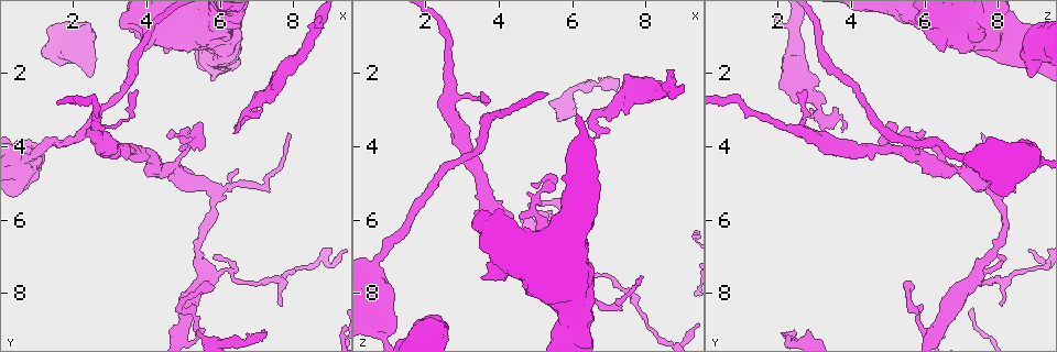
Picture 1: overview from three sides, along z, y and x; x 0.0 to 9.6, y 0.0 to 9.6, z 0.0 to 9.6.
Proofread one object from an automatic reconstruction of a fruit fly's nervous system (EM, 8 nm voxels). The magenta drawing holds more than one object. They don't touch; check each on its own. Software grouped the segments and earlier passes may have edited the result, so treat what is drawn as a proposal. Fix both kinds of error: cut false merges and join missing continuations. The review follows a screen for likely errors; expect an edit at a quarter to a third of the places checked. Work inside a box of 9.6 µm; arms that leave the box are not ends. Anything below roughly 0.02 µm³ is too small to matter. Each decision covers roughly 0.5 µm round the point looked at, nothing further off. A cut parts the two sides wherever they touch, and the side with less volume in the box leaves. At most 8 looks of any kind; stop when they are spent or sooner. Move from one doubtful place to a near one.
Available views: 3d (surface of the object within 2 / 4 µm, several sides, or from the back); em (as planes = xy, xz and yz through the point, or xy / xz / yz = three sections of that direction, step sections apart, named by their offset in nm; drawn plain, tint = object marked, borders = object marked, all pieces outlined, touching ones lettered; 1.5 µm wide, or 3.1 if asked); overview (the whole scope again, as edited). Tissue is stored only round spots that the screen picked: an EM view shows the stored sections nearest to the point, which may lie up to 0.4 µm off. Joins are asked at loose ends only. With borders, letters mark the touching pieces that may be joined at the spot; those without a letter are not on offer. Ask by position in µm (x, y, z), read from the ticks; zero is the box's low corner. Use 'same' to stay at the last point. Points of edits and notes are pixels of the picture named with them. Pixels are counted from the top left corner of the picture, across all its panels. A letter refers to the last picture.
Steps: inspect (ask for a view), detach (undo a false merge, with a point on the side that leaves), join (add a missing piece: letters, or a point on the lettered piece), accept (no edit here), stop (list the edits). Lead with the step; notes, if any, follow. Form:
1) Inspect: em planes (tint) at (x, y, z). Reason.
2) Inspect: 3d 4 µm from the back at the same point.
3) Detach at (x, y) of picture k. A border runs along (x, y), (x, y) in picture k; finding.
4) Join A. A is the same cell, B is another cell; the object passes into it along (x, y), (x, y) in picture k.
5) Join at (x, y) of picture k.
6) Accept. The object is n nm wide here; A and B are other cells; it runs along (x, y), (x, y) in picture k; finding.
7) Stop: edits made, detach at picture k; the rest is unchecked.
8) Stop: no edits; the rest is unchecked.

Inspect: em planes (borders) at (7.60, 2.50, 2.30). Branch stops here.

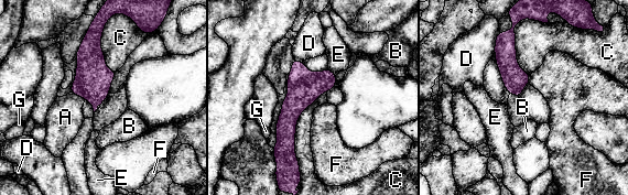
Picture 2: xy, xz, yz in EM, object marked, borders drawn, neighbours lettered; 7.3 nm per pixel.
Accept. The longest contact is with C, 600 nm; A, B, C, D, E, F and G are other cells; it runs along (299, 63), (292, 154) in picture 2; no lettered piece goes on from it.

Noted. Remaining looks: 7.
Inspect: 3d 4 µm at (3.70, 2.50, 2.75). Branch stops here.

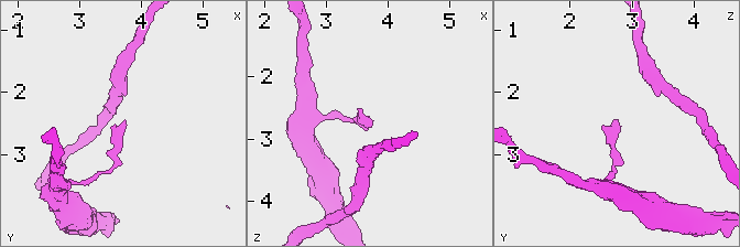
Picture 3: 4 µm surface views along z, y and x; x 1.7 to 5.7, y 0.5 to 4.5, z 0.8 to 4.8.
Inspect: em planes (tint) at (3.75, 2.40, 2.70). Need the tissue.

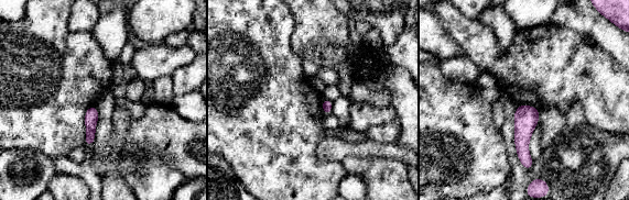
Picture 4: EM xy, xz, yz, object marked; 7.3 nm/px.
Inspect: em planes (borders) at the same point.

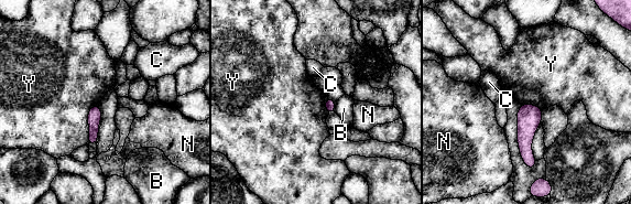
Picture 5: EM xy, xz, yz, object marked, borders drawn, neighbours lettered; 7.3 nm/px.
Accept. The object is 80 nm wide here; B, C, N and Y are other cells; a border runs along (336, 102), (334, 111) in picture 5; none of them fits.

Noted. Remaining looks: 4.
Inspect: 3d 2 µm at (2.50, 2.10, 8.90). Stops while still wide.

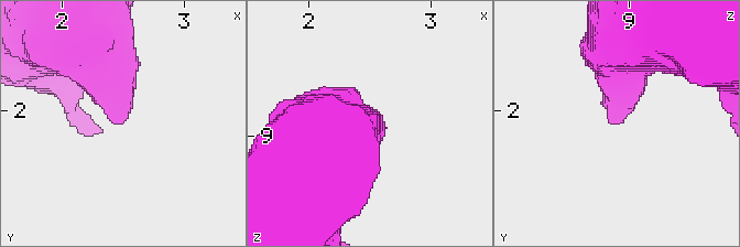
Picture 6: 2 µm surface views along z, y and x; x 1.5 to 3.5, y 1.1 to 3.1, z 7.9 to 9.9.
Inspect: em planes (tint) at (2.48, 2.08, 8.86).

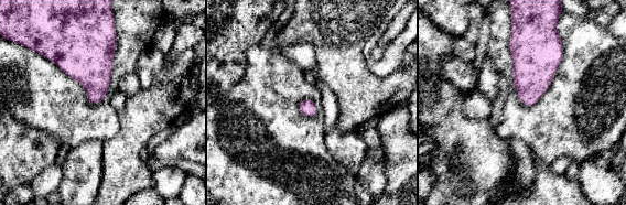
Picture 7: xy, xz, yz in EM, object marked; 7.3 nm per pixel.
Inspect: em planes (borders) at the same point. What lies round it.

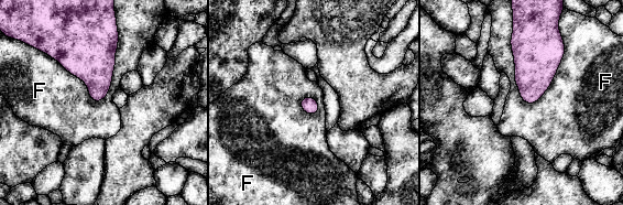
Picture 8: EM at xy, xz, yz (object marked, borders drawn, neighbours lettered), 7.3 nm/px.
Accept. F is another cell; a border runs along (512, 25), (514, 82), (531, 105) in picture 8; no lettered piece goes on from it.

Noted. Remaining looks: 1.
Stop: no edits; the rest is unchecked.

